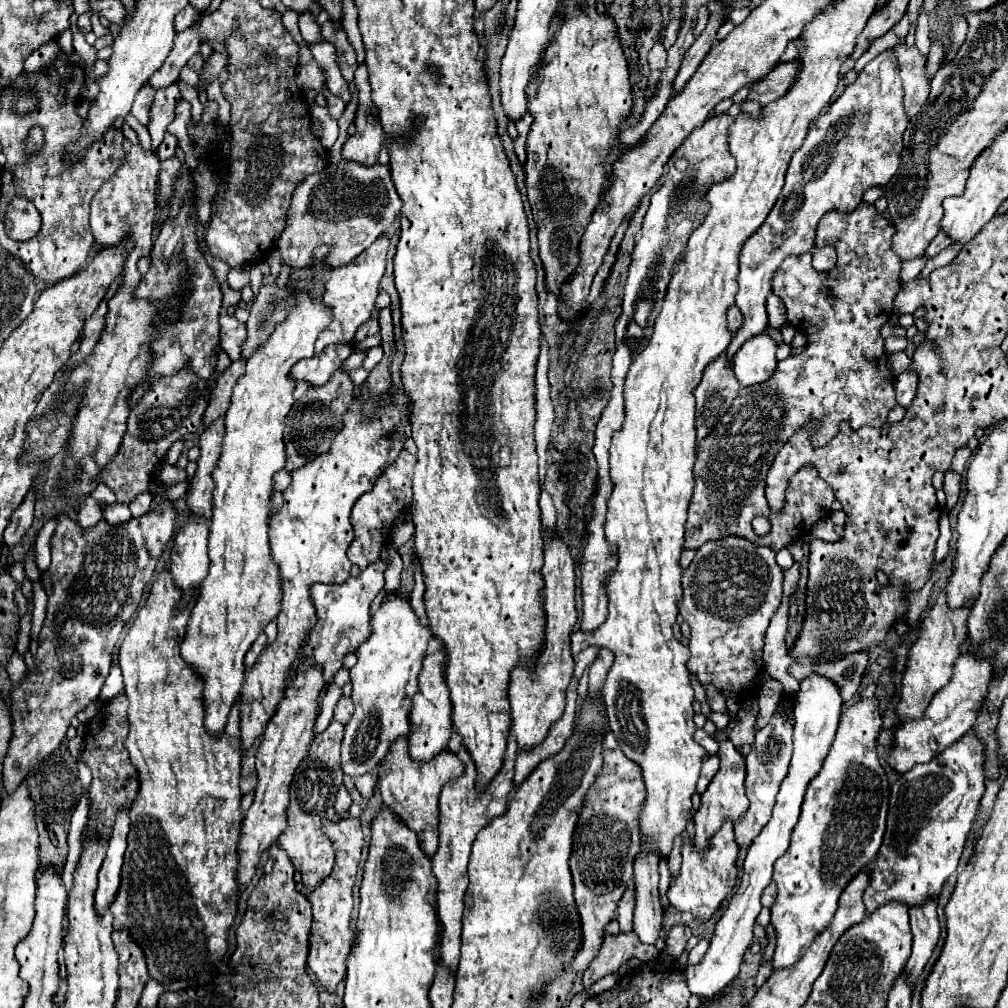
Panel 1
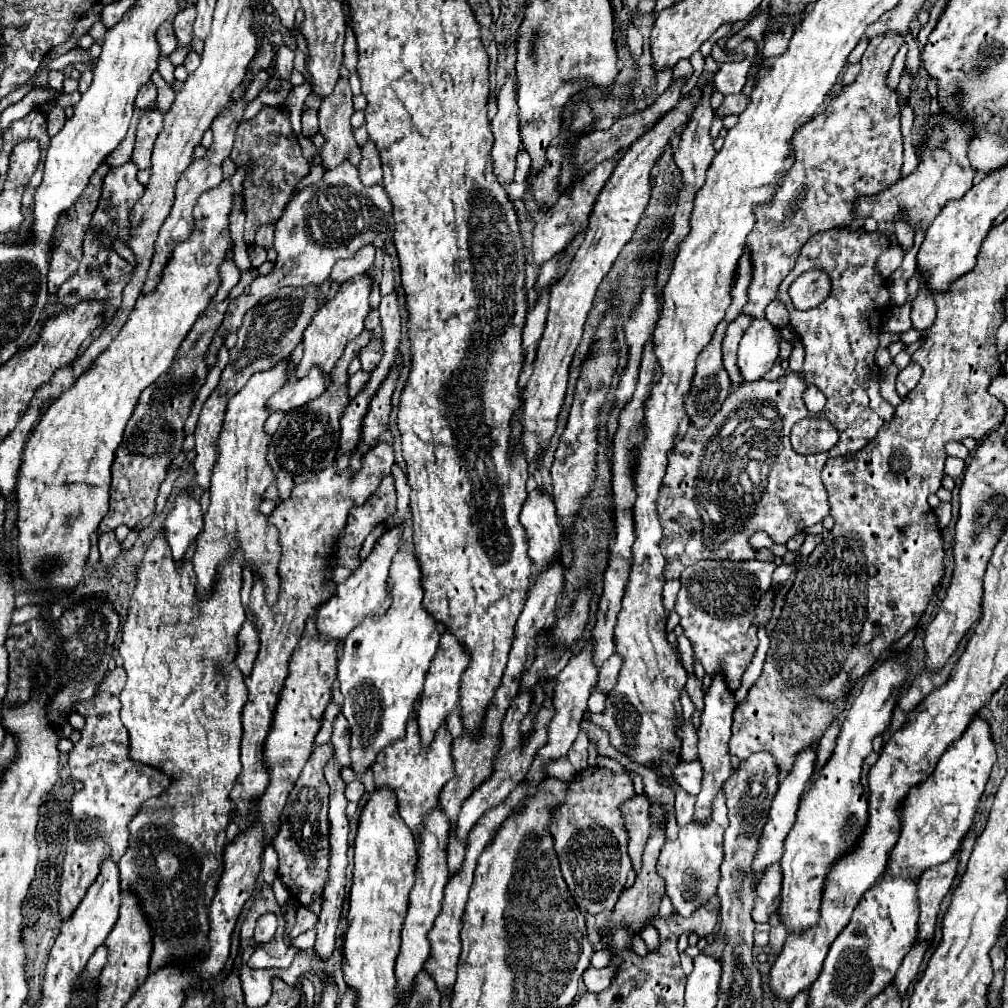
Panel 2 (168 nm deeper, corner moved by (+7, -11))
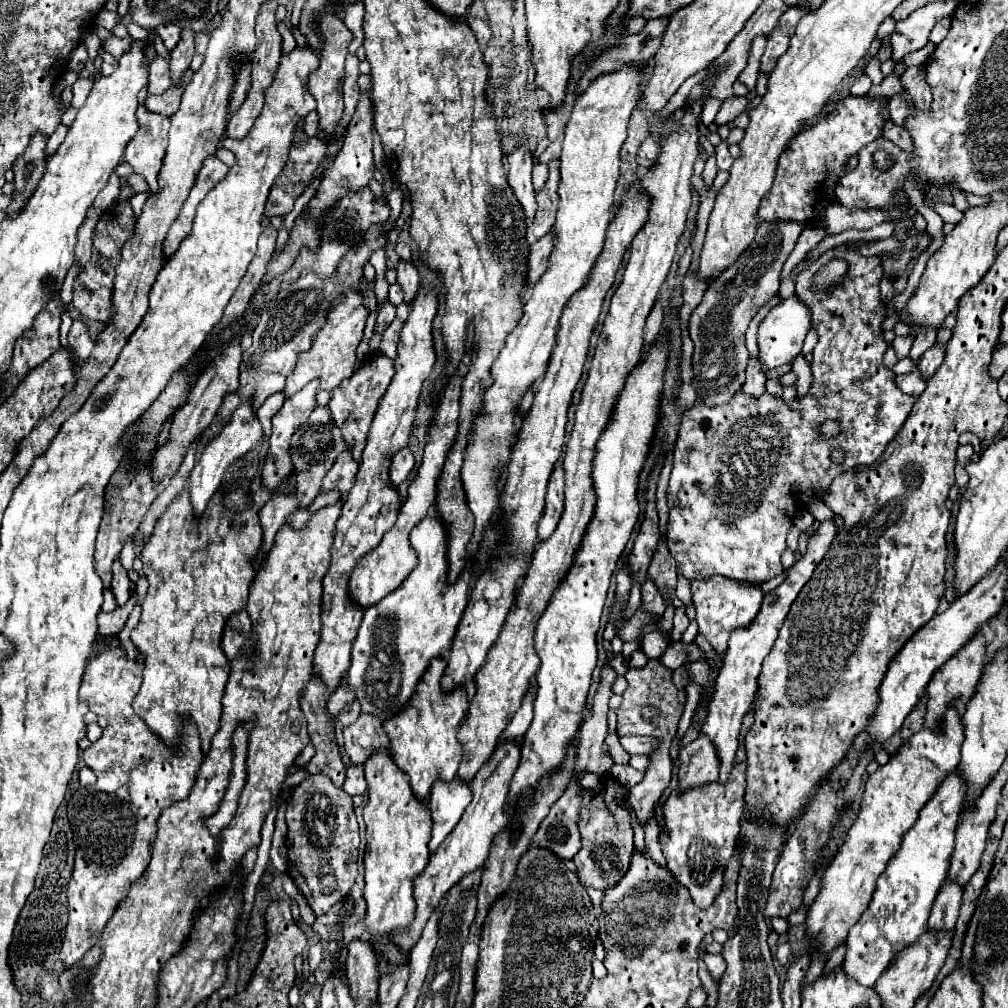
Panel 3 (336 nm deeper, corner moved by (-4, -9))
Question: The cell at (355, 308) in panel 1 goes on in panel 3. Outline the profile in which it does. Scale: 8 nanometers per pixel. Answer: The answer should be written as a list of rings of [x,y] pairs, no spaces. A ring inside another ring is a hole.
[[[347,289],[341,299],[335,301],[331,307],[331,313],[327,317],[325,327],[315,335],[313,347],[307,353],[301,353],[299,365],[295,367],[295,373],[287,379],[285,395],[297,393],[303,385],[307,385],[313,379],[321,379],[319,389],[335,389],[343,379],[351,377],[353,365],[355,365],[355,349],[363,339],[363,329],[369,317],[369,309],[363,305],[363,293],[359,289]]]

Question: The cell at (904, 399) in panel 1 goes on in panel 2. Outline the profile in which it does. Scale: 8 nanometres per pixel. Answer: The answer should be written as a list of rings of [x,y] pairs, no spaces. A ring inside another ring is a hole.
[[[910,361],[910,363],[908,363],[904,369],[900,369],[900,373],[898,373],[898,381],[896,381],[896,391],[898,391],[898,395],[900,395],[900,397],[906,397],[906,395],[918,385],[920,377],[922,377],[920,365],[914,363],[914,361]]]

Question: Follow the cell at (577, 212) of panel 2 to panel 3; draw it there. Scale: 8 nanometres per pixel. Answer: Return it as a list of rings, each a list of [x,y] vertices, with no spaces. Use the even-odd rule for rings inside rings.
[[[553,229],[531,245],[531,251],[529,251],[529,271],[527,271],[527,287],[529,289],[547,271],[547,267],[549,267],[549,255],[553,251],[553,245],[555,245]]]

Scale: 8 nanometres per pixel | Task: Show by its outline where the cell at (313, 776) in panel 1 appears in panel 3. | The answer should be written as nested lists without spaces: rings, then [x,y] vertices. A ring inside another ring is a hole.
[[[311,775],[293,789],[285,821],[289,827],[285,837],[289,875],[315,915],[327,913],[335,903],[349,895],[357,877],[359,827],[351,795],[335,787],[327,775]]]

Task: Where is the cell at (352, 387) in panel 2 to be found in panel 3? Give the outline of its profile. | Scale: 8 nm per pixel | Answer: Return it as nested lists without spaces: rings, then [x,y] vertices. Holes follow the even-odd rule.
[[[377,353],[377,355],[369,355],[357,373],[353,373],[349,379],[345,379],[339,387],[333,389],[333,397],[329,401],[331,417],[341,427],[347,445],[353,447],[353,457],[357,461],[361,461],[361,451],[365,447],[367,431],[371,427],[379,399],[383,397],[387,385],[391,383],[391,377],[393,377],[393,361]]]

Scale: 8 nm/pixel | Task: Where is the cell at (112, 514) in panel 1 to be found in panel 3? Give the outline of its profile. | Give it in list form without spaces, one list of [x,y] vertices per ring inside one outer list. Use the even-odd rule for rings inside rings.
[[[117,557],[113,561],[113,581],[111,581],[111,587],[113,587],[113,595],[117,599],[117,605],[125,605],[131,591],[129,591],[129,577],[127,577],[127,571],[123,569],[121,565],[121,559]]]

